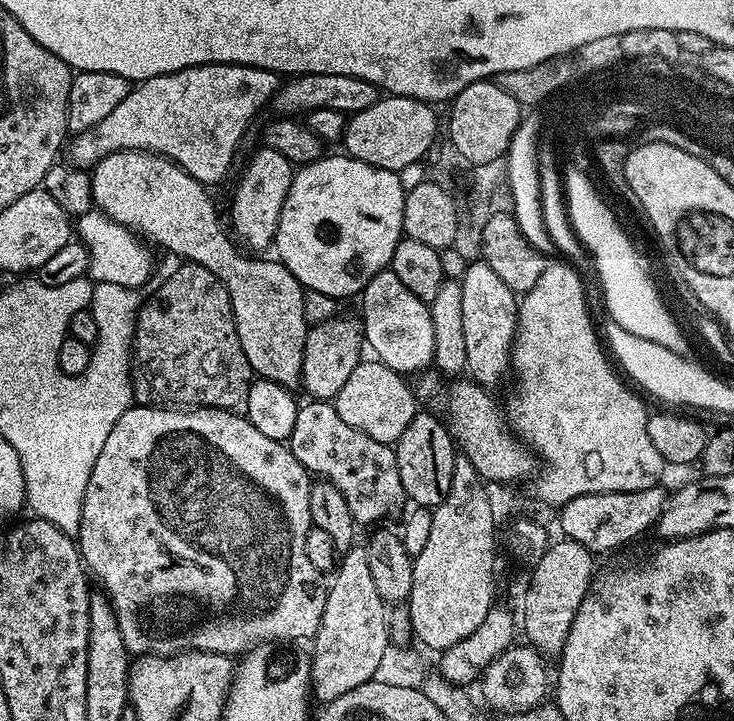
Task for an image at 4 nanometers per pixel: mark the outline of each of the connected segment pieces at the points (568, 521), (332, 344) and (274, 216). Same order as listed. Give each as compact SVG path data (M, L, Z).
M663 487L634 490L633 492L599 492L598 494L582 494L559 509L560 528L565 537L582 546L586 546L593 554L612 552L631 540L636 540L644 531L655 529L660 515L670 499Z
M337 314L328 320L311 325L306 334L304 353L302 354L302 374L300 384L314 400L335 401L338 390L346 383L346 378L358 366L362 359L362 324L359 319Z
M263 146L257 148L257 152L249 158L248 165L241 170L240 177L236 180L236 189L232 192L231 231L245 249L253 248L256 251L253 253L260 254L263 253L260 252L263 248L273 247L278 222L282 218L282 206L286 202L286 194L294 175L294 166L286 158L282 158L278 150Z

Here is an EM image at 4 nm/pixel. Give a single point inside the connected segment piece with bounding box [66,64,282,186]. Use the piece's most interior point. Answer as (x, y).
(196, 116)

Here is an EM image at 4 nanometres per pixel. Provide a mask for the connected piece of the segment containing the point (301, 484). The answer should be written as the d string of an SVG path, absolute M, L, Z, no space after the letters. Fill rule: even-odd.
M130 406L126 411L120 413L118 422L114 422L114 430L110 430L106 442L102 445L102 454L98 454L98 462L94 462L94 470L90 470L90 482L86 482L86 494L82 502L82 522L80 523L80 535L78 537L78 547L80 558L84 562L85 569L90 573L91 579L96 580L108 601L112 604L114 614L118 618L118 630L122 634L122 642L127 646L129 653L141 656L175 656L178 652L217 652L223 656L235 657L243 654L250 648L255 648L257 644L267 644L277 642L276 640L304 640L315 637L318 626L322 622L322 610L326 610L326 598L328 589L325 577L316 569L314 562L306 555L306 538L308 531L314 526L310 518L310 490L313 481L310 474L294 458L294 454L288 449L287 443L283 440L266 438L266 434L261 434L257 428L250 426L248 417L236 410L227 408L194 408L181 410L176 406Z

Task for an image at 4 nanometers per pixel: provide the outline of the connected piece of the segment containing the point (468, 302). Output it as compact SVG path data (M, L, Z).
M482 258L476 261L465 270L464 276L459 277L462 286L462 331L466 341L466 372L471 379L489 390L495 389L495 384L500 384L510 372L510 361L512 358L512 341L516 338L516 326L520 323L520 309L518 307L518 296L490 270L490 266Z

